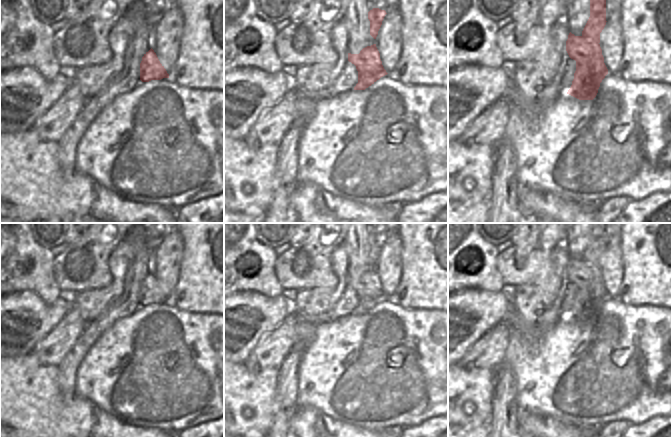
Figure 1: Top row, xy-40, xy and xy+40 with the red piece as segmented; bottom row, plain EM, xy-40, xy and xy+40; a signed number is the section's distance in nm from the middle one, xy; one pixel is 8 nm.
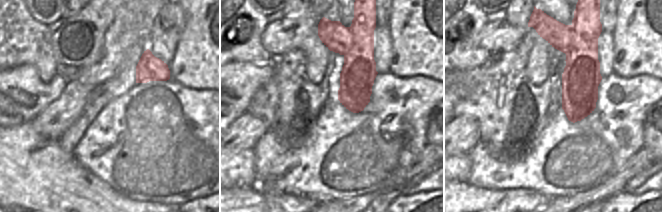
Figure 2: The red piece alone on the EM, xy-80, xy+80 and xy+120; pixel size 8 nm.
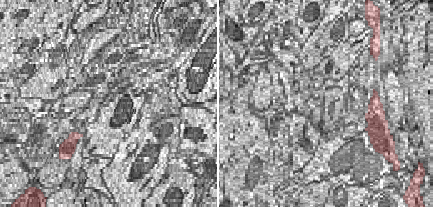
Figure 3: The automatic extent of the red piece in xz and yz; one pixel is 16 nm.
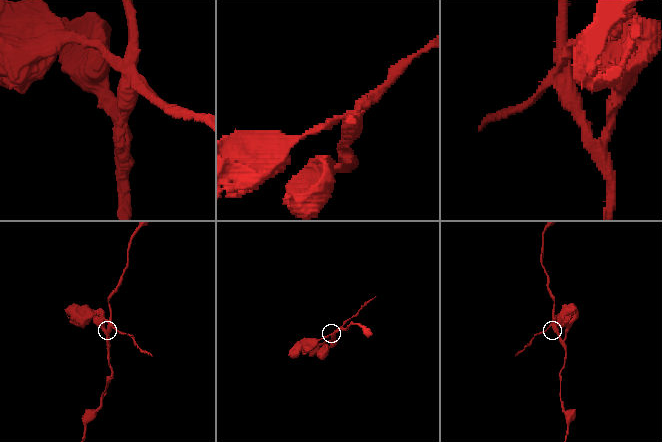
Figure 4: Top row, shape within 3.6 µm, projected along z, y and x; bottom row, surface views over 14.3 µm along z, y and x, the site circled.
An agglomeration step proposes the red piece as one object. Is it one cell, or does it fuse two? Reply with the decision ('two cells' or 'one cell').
two cells

